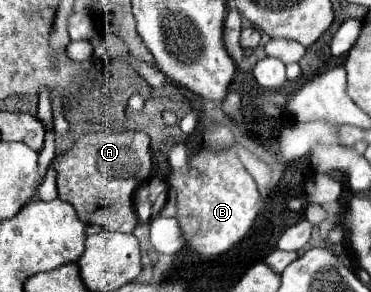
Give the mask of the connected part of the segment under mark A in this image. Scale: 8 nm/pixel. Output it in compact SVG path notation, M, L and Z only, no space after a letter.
M131 130L83 134L55 158L53 170L57 174L59 198L75 208L79 220L105 230L131 234L139 222L133 208L133 192L151 174L149 136Z

